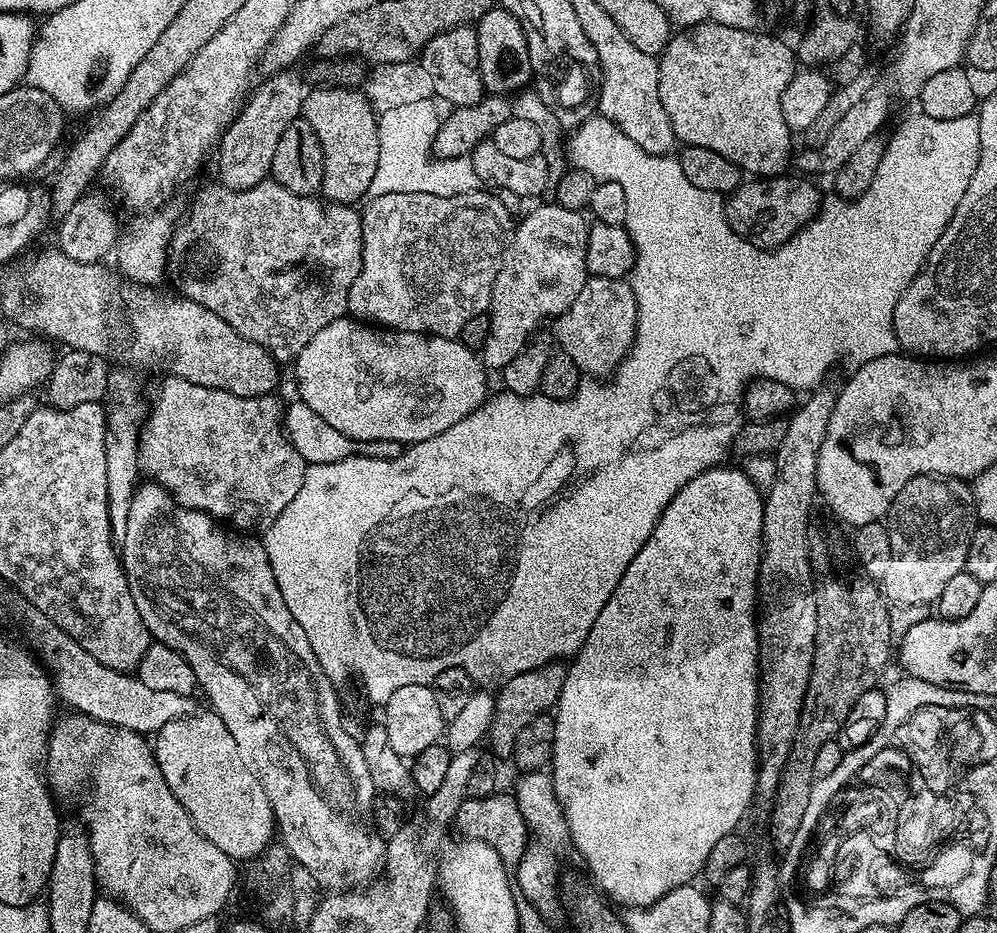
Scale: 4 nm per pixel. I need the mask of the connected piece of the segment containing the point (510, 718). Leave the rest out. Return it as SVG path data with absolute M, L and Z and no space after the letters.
M553 662L517 676L509 676L501 683L504 685L501 686L500 693L495 693L496 705L486 737L487 743L492 743L491 751L497 757L511 757L514 742L518 738L518 733L522 731L522 726L526 726L526 722L530 722L535 716L543 716L555 709L567 677L567 667L563 663Z

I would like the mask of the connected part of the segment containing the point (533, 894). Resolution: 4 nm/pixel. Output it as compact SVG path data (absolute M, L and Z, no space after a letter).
M547 771L526 772L519 778L514 799L522 818L528 823L532 841L514 869L514 884L519 895L524 895L531 907L537 908L541 914L548 914L556 896L556 856L570 852L572 840L568 836L564 811L554 794L551 775Z

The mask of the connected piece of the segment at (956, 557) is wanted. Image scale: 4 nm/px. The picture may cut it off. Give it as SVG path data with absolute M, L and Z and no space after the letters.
M915 476L910 482L906 482L906 486L902 486L902 490L894 498L894 502L890 506L886 517L888 525L888 537L890 538L890 550L892 557L890 558L890 567L887 568L886 574L882 581L882 595L889 605L901 604L904 608L916 608L919 604L935 605L940 599L942 590L946 586L946 582L950 582L950 578L954 578L954 574L964 571L964 563L966 562L966 550L970 550L970 538L974 534L978 517L976 515L976 500L972 497L971 487L965 481L953 480L942 476Z

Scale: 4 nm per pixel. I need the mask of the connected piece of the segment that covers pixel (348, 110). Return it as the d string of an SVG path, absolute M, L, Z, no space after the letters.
M317 88L304 93L302 119L310 122L318 134L324 155L324 177L320 192L325 201L333 204L355 205L355 200L367 197L370 182L378 165L378 113L355 88Z

